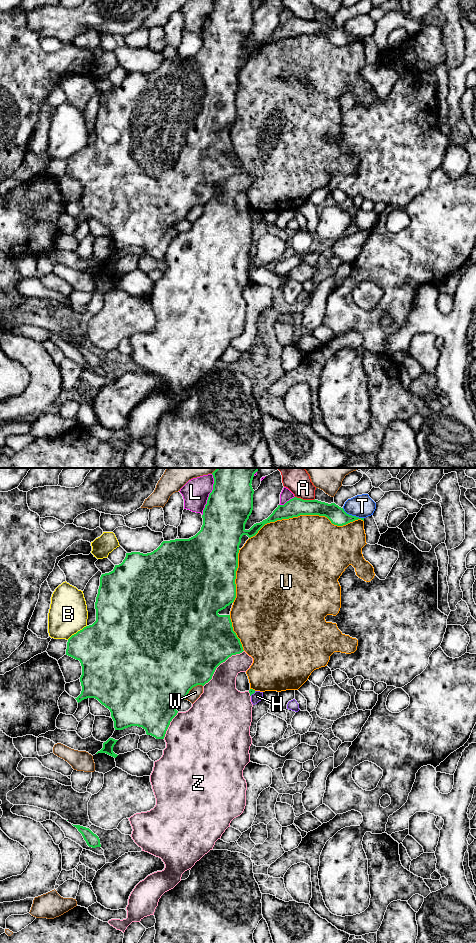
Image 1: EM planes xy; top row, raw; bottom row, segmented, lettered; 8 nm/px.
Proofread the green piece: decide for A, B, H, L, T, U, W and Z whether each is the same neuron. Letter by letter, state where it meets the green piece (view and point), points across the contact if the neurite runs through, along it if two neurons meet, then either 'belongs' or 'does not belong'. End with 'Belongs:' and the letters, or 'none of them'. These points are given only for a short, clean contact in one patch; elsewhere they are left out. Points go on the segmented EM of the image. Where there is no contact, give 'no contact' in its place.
A: xy (305, 500) | along xy (295, 496), (301, 499), (314, 499) | does not belong
B: xy (77, 632) | does not belong
H: xy (252, 693) | along xy (255, 691), (250, 695) | does not belong
L: xy (209, 495) | does not belong
T: xy (353, 516) | does not belong
U: xy (306, 514) | does not belong
W: xy (191, 688) | does not belong
Z: xy (220, 663) | does not belong
Belongs: none of them

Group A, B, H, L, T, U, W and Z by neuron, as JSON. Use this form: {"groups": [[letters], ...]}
{"groups": [["A"], ["B"], ["H"], ["L"], ["T"], ["U"], ["W"], ["Z"]]}

